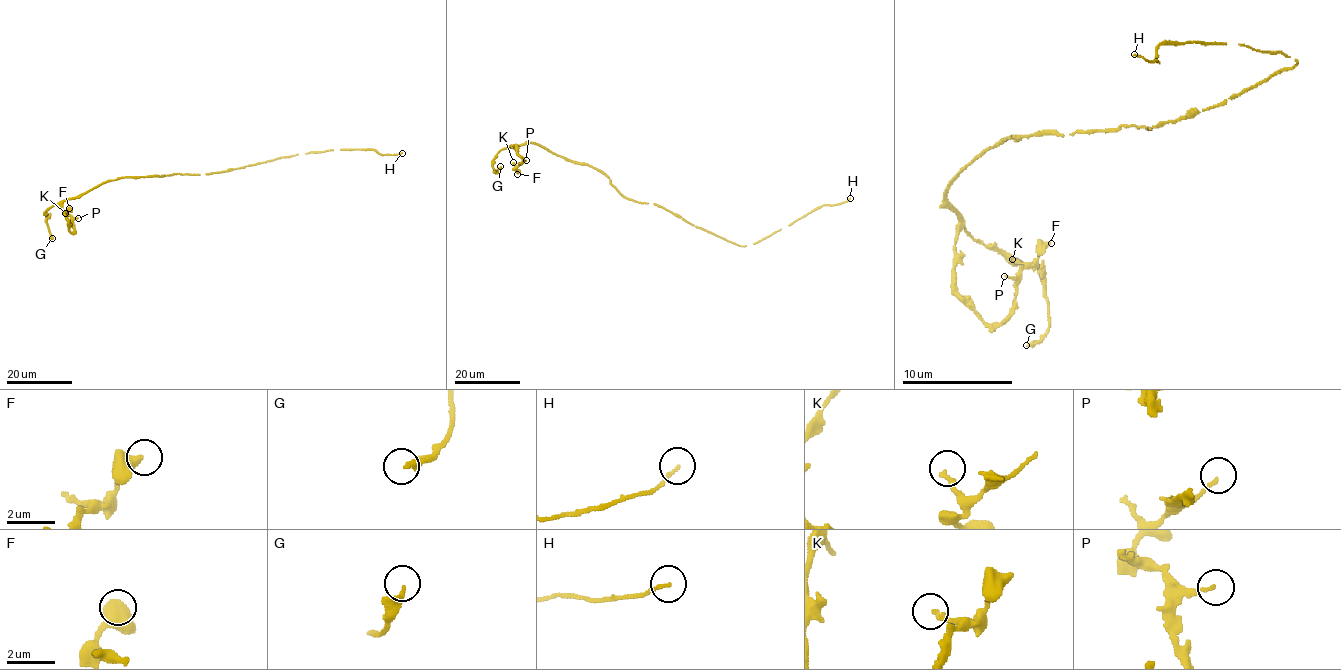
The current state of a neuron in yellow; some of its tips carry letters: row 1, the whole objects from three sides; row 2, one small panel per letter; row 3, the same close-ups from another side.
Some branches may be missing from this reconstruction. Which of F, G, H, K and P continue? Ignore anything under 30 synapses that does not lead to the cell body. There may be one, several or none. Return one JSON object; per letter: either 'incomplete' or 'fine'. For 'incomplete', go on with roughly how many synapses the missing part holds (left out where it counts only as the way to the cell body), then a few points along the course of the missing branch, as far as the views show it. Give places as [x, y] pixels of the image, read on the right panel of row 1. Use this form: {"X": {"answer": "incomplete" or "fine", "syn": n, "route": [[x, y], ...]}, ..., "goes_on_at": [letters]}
{"F": {"answer": "fine"}, "G": {"answer": "fine"}, "H": {"answer": "incomplete", "syn": 70}, "K": {"answer": "fine"}, "P": {"answer": "fine"}, "goes_on_at": ["H"]}

